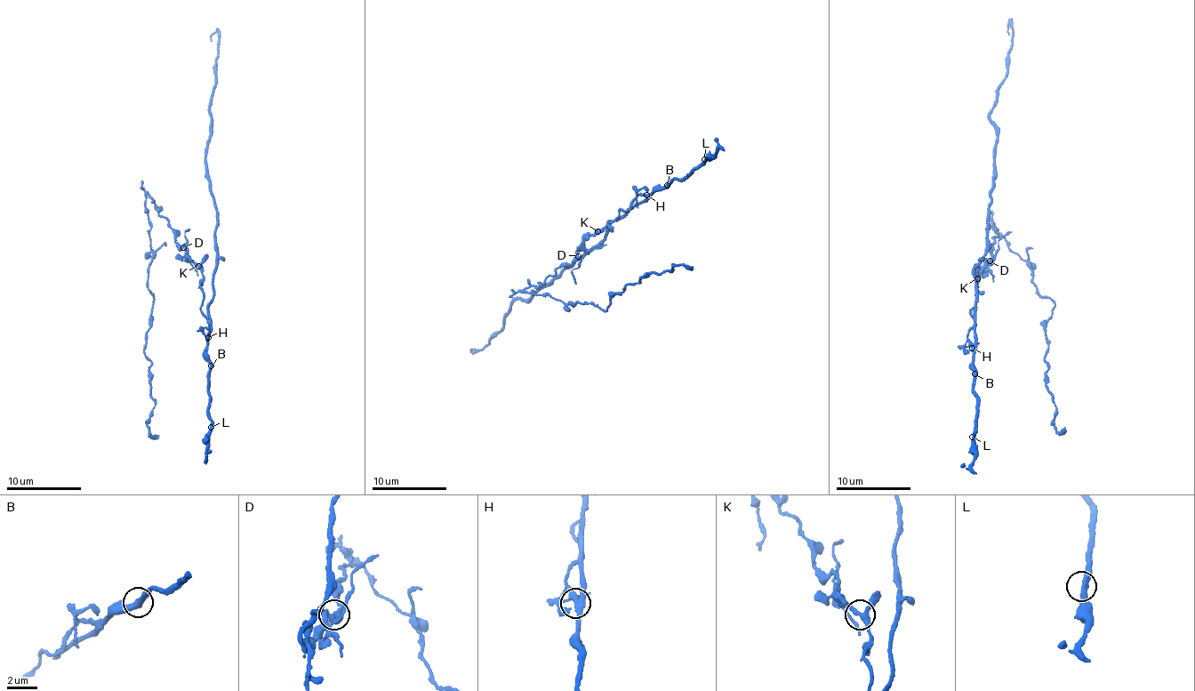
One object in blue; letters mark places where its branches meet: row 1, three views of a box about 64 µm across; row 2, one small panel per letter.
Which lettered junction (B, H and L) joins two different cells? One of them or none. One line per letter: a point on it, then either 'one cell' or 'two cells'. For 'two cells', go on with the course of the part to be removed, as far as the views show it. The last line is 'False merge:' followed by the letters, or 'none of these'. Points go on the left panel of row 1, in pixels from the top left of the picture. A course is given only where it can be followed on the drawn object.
B: at (211, 365); one cell
H: at (208, 337); two cells; foreign part runs (208, 338), (201, 265), (146, 198), (153, 305), (144, 353), (156, 405), (148, 429), (159, 435)
L: at (211, 427); one cell
False merge: H

